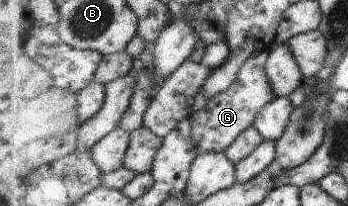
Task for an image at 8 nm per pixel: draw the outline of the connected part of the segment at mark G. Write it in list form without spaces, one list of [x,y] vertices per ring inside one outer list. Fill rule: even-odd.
[[[258,52],[245,63],[239,72],[237,81],[230,90],[219,94],[210,100],[207,109],[195,113],[191,120],[194,123],[194,138],[201,153],[226,152],[238,137],[256,125],[256,119],[262,111],[277,98],[270,76],[268,75],[268,62],[270,52]]]

